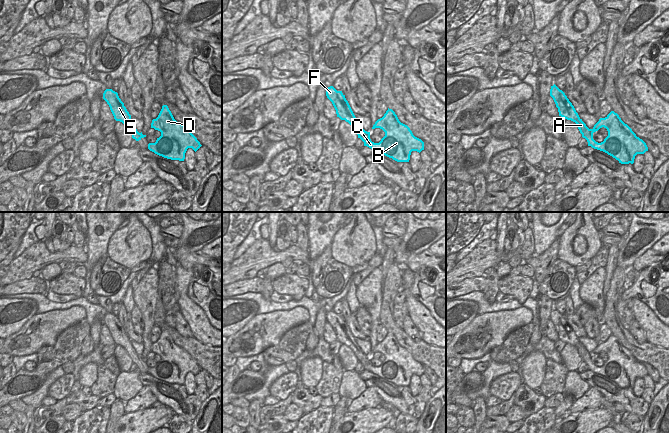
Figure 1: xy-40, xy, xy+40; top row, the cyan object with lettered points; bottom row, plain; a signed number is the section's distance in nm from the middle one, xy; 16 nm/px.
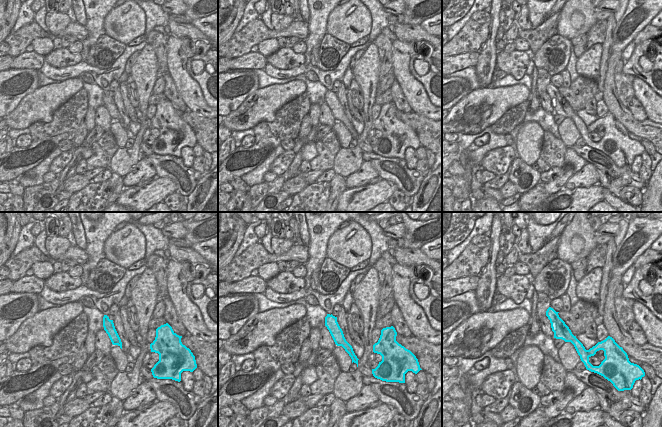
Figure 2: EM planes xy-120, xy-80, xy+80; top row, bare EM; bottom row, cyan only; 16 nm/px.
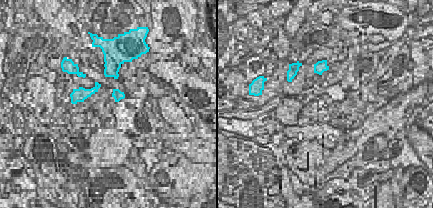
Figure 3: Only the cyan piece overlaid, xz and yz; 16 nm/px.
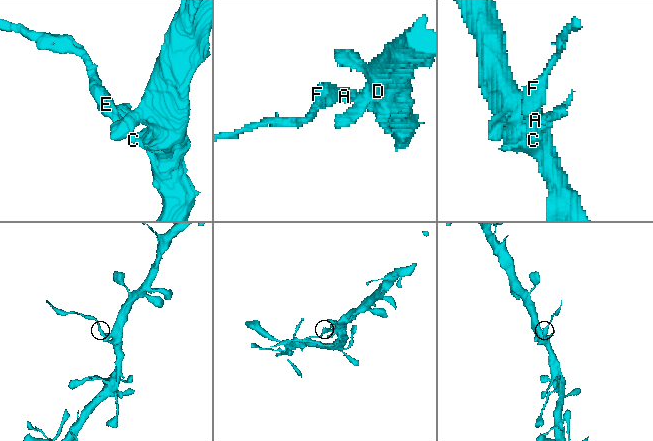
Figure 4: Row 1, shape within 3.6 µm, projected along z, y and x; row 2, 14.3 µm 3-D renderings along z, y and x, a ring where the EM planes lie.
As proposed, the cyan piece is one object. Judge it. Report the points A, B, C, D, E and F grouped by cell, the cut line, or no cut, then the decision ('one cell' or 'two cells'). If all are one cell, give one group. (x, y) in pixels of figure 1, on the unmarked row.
groups A B C D / E F; cut xy-40 (130, 339), (129, 343), (123, 347); two cells

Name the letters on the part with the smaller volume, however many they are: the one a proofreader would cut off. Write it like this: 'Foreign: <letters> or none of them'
Foreign: E, F

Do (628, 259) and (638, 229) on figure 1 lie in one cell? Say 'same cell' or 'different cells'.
same cell

